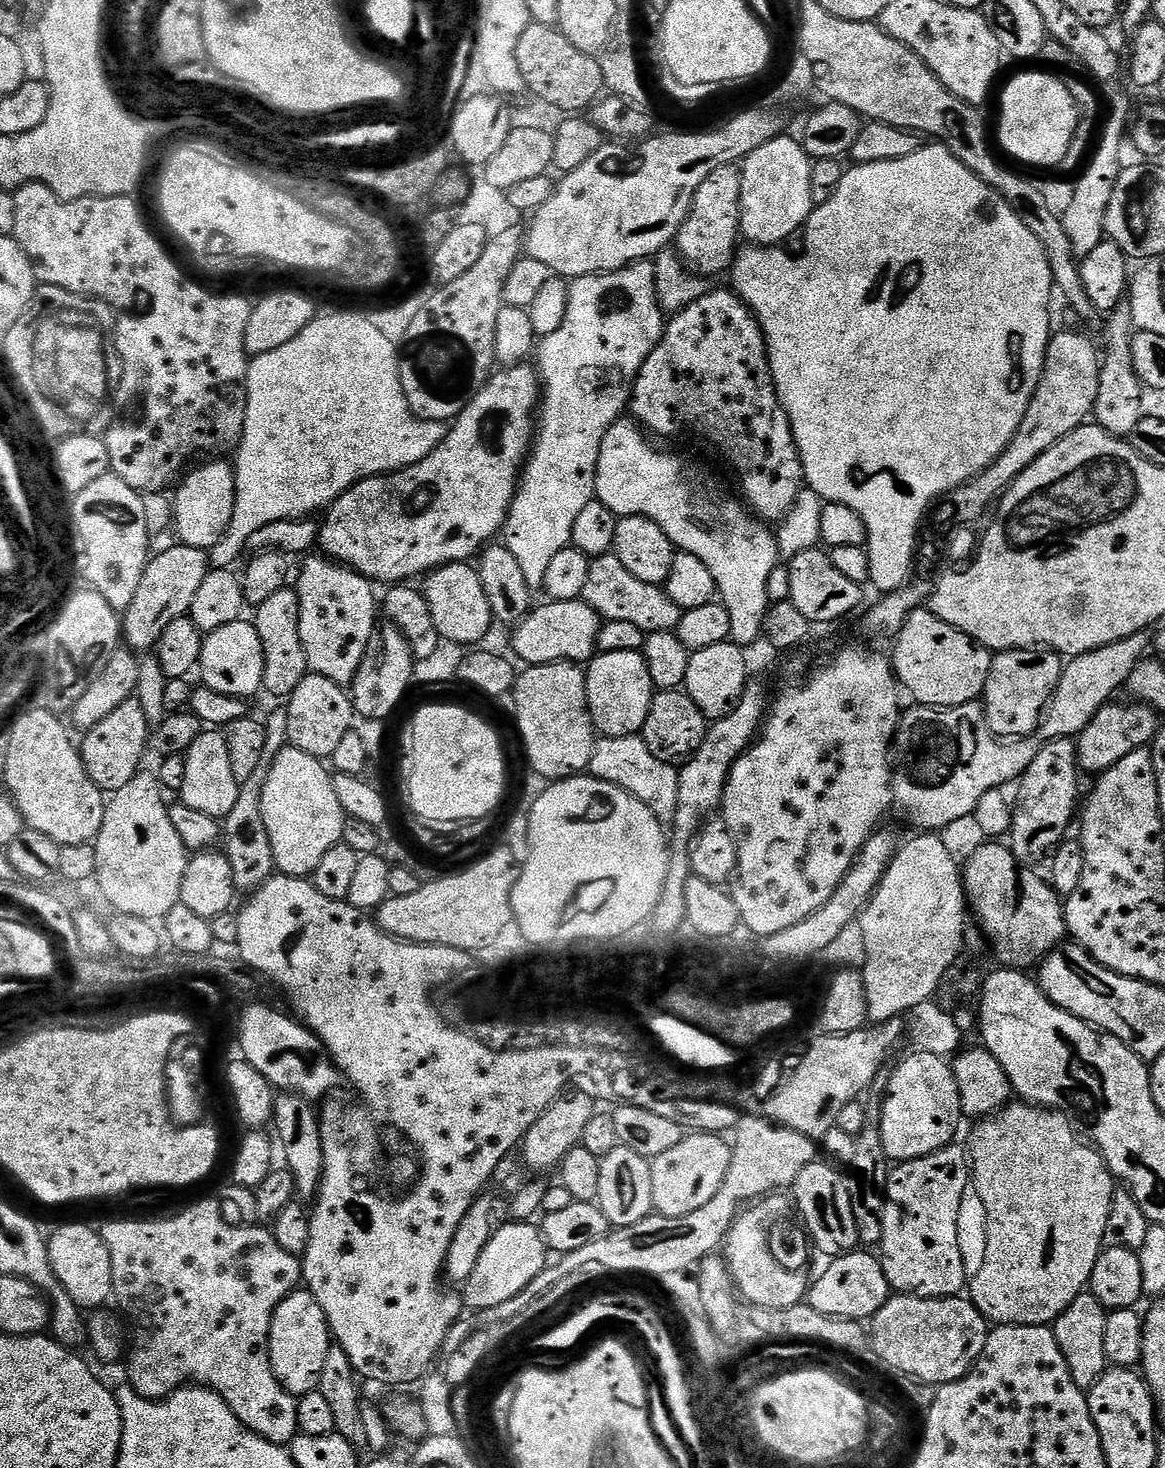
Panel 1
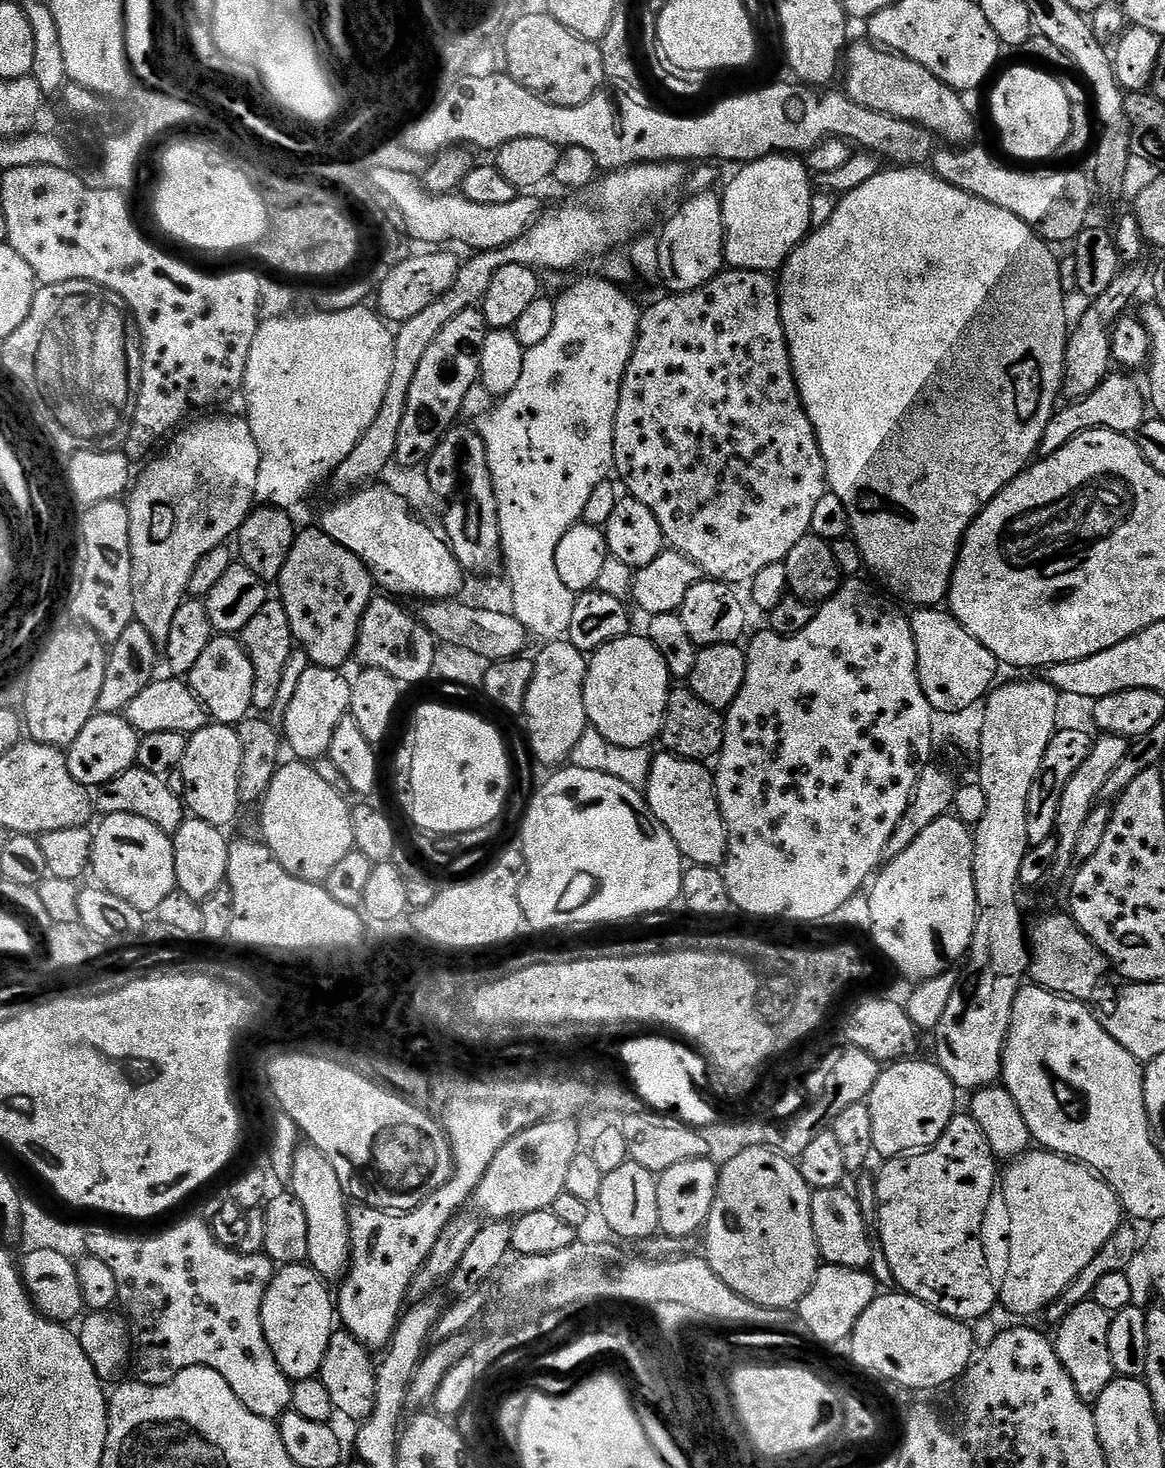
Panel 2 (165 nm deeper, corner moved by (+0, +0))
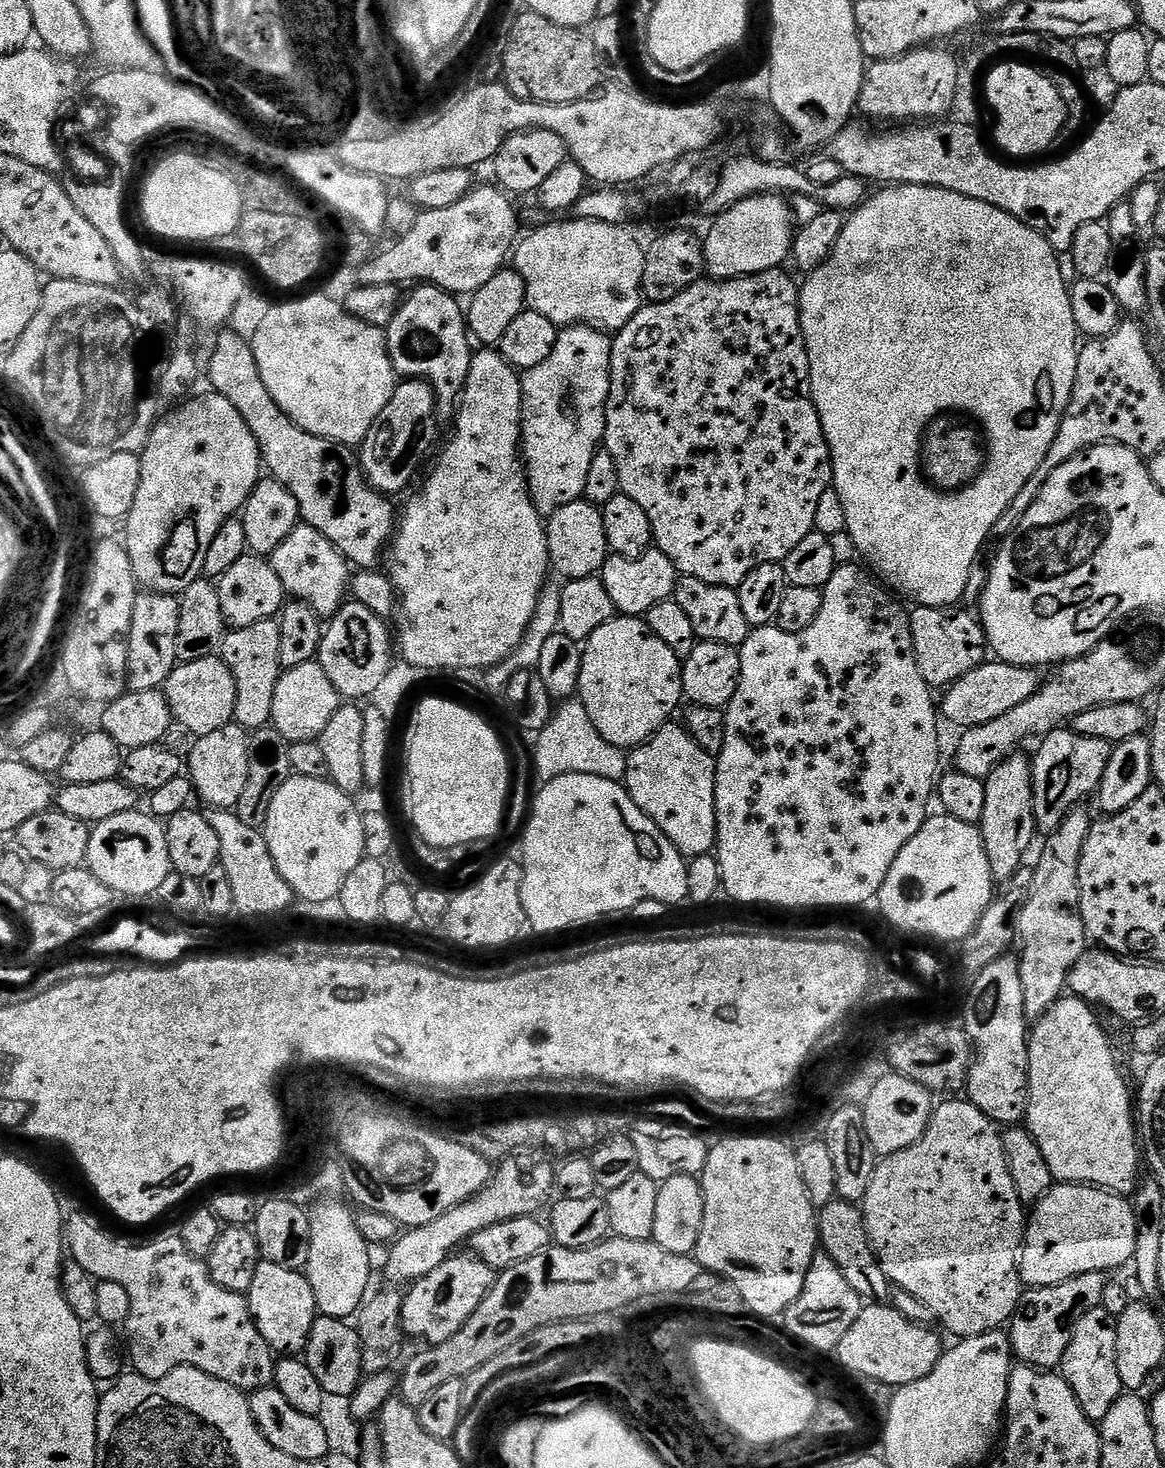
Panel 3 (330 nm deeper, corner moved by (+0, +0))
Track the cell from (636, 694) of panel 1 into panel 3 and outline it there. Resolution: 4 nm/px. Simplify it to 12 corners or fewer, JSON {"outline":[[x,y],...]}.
{"outline":[[639,616],[583,641],[578,699],[614,747],[646,743],[684,695]]}

